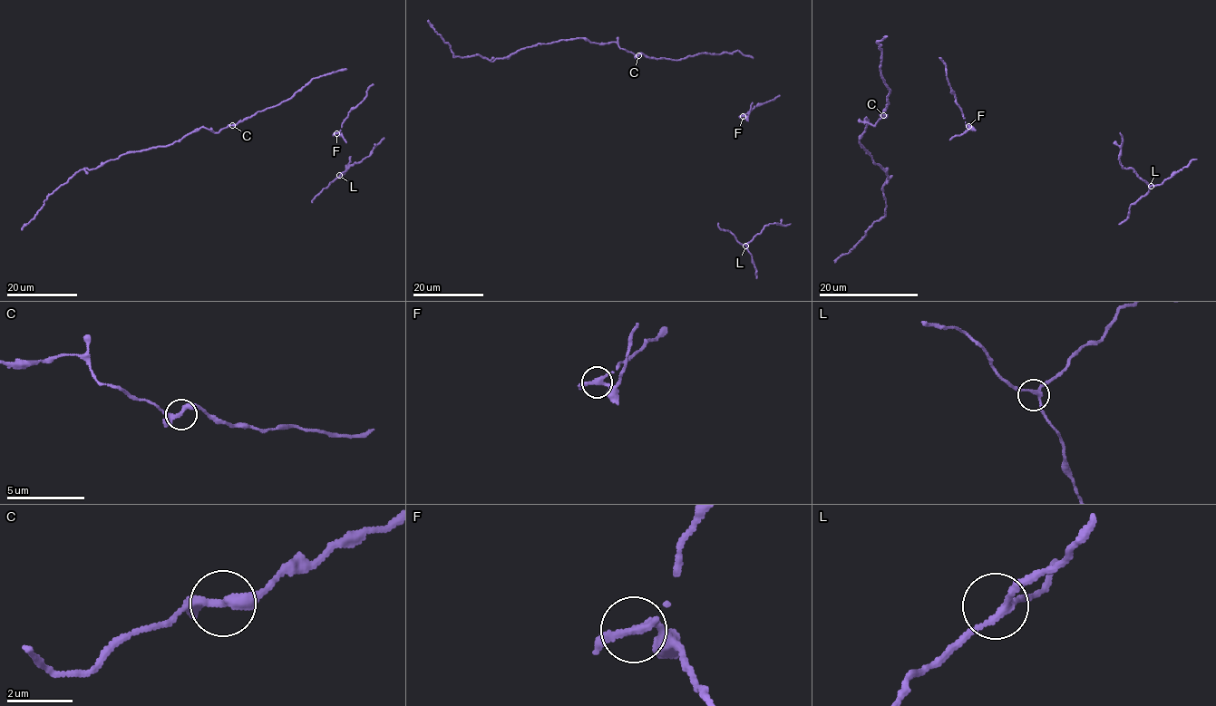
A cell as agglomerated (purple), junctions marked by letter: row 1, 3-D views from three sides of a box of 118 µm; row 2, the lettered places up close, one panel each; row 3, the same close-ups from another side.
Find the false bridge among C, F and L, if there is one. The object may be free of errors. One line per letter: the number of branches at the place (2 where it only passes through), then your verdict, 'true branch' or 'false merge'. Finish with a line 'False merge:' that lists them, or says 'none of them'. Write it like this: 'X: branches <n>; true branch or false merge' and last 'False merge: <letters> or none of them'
C: branches 3; true branch
F: branches 3; false merge
L: branches 3; true branch
False merge: F

